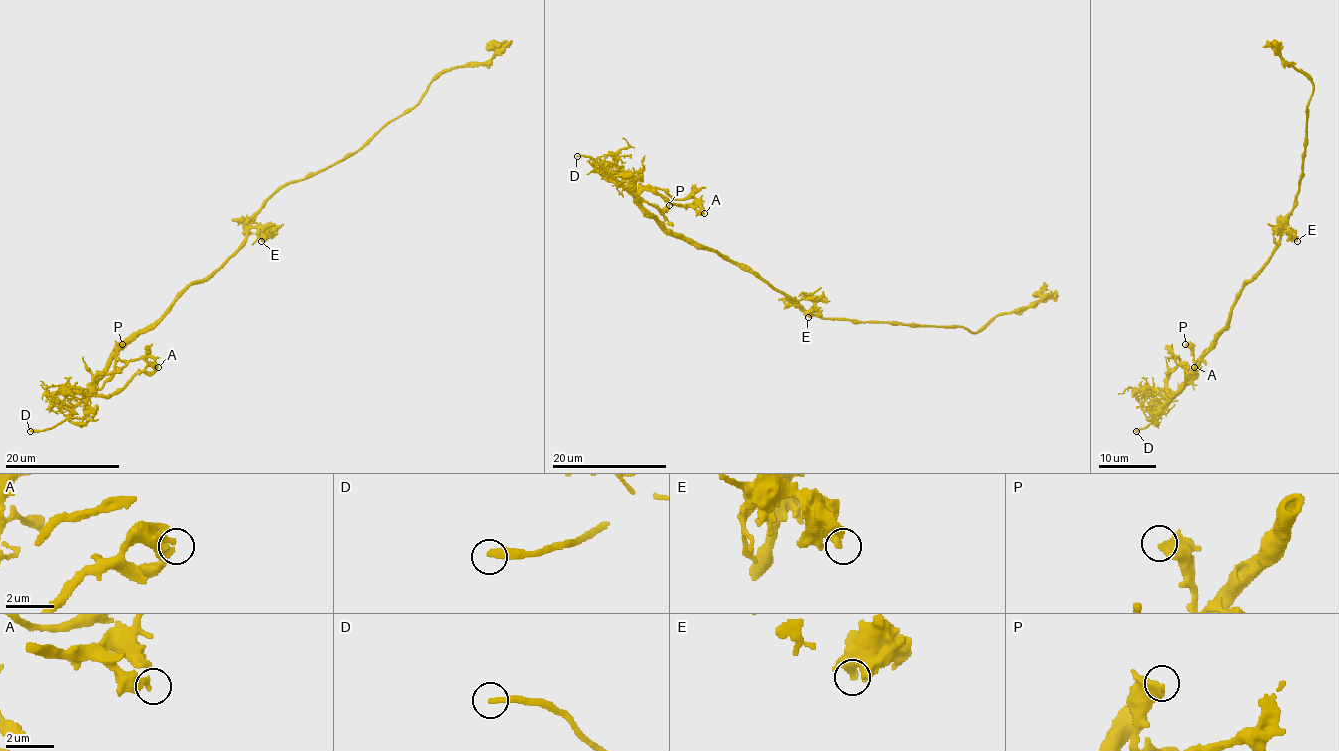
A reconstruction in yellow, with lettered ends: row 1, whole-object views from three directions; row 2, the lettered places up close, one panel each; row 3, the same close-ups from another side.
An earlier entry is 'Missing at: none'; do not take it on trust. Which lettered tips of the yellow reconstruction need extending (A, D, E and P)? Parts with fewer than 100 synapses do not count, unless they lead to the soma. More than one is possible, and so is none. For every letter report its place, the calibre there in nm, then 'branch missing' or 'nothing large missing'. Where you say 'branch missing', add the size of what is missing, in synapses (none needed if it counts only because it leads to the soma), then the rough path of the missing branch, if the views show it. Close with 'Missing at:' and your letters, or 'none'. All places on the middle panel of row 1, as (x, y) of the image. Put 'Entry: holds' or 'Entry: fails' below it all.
A: place (704, 213); calibre 260 nm; nothing large missing
D: place (577, 156); calibre 280 nm; branch missing
E: place (808, 317); calibre 460 nm; nothing large missing
P: place (669, 205); calibre 460 nm; nothing large missing
Missing at: D
Entry: fails

